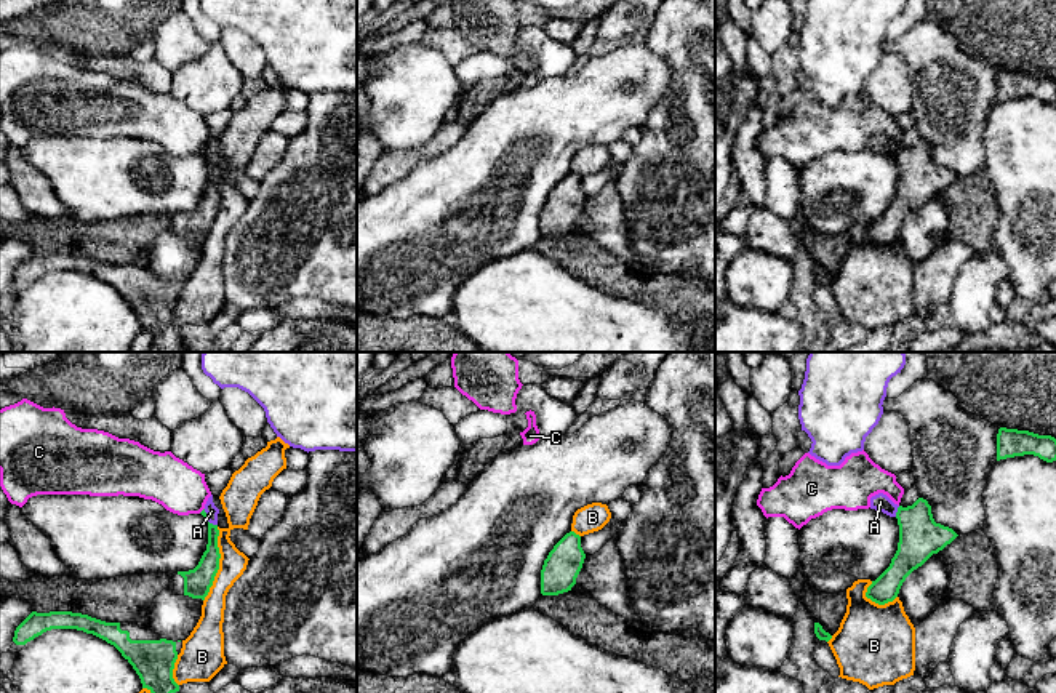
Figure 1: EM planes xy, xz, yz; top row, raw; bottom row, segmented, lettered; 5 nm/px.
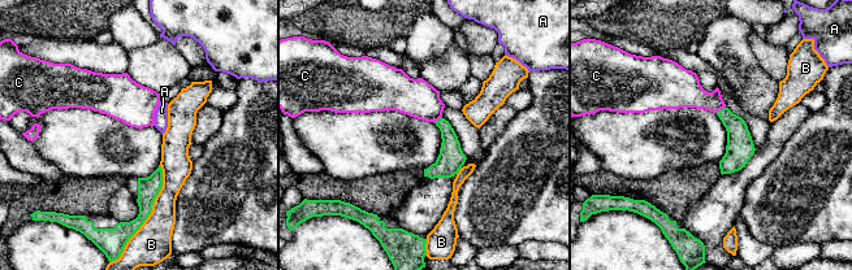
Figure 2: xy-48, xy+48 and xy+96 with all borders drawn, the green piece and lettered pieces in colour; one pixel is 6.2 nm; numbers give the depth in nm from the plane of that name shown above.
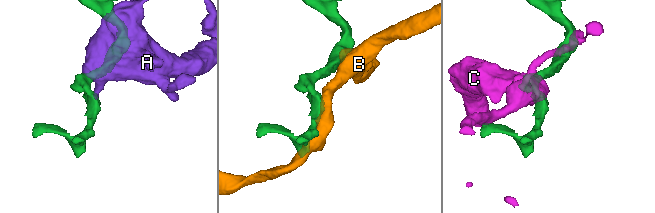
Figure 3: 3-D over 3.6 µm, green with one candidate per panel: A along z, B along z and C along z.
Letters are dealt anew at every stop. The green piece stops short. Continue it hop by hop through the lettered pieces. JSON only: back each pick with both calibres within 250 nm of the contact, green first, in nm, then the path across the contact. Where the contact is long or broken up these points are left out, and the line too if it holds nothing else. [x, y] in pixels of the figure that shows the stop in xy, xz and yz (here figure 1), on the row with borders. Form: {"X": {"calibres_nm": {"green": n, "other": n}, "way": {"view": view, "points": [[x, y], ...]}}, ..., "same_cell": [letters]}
{"same_cell": []}

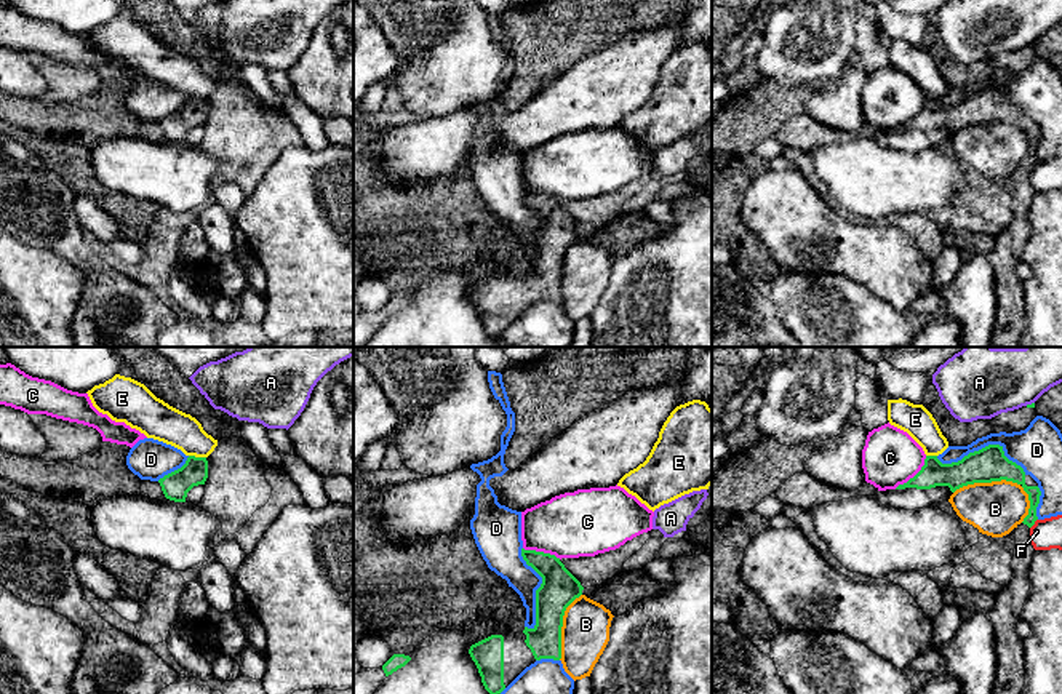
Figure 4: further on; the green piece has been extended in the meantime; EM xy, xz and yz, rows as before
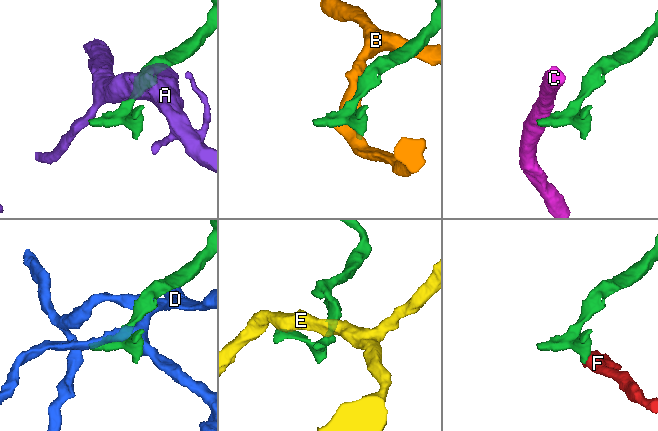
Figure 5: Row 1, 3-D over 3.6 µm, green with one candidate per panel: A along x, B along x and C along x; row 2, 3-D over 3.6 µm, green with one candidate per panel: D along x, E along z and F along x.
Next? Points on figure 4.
{"same_cell": []}

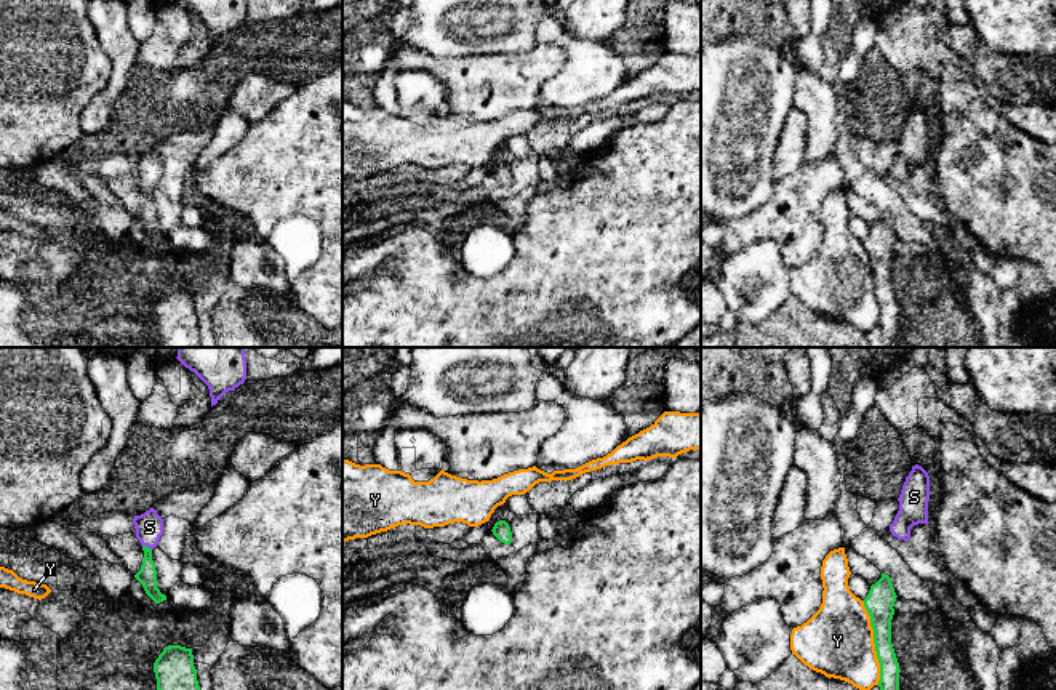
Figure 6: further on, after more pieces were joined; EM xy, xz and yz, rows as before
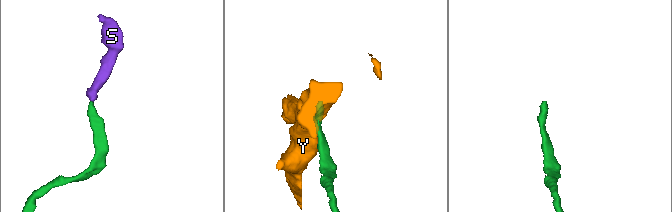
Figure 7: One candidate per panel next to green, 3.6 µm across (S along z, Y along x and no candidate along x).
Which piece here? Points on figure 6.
{"S": {"calibres_nm": {"green": 100, "other": 140}, "way": {"view": "xy", "points": [[148, 575], [146, 546], [149, 527]]}}, "same_cell": ["S"]}

